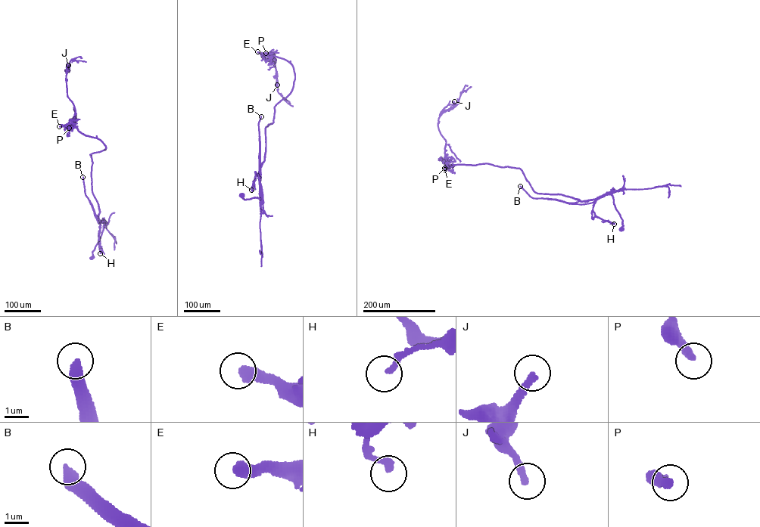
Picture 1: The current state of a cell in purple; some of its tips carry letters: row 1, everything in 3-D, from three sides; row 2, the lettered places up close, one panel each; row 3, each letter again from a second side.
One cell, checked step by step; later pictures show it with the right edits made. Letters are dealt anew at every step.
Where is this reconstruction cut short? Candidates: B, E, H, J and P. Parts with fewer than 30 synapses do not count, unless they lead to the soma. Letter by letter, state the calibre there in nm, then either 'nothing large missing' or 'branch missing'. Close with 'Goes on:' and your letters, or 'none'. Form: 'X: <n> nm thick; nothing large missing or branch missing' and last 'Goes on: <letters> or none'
B: 460 nm thick; branch missing
E: 500 nm thick; nothing large missing
H: 260 nm thick; nothing large missing
J: 280 nm thick; branch missing
P: 340 nm thick; nothing large missing
Goes on: B, J

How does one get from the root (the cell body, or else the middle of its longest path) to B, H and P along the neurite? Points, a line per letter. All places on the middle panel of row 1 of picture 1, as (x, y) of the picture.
B: (241, 196), (245, 199), (261, 197), (258, 125), (261, 116)
H: (241, 196), (245, 199), (260, 198), (260, 180), (256, 175), (251, 190)
P: (241, 196), (260, 198), (265, 128), (294, 79), (291, 64), (266, 53)

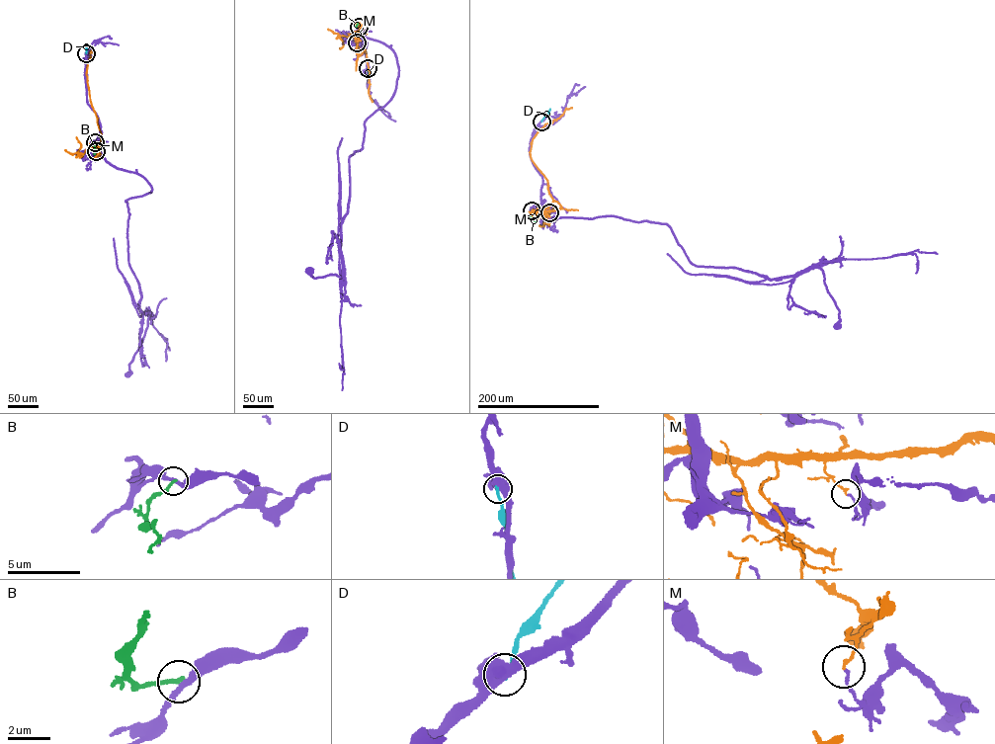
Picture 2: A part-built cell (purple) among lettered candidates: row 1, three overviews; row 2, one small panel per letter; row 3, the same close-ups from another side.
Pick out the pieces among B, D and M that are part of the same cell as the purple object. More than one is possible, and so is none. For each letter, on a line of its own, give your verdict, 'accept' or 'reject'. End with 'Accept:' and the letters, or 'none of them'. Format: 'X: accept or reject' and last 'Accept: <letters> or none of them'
B: reject
D: reject
M: reject
Accept: none of them

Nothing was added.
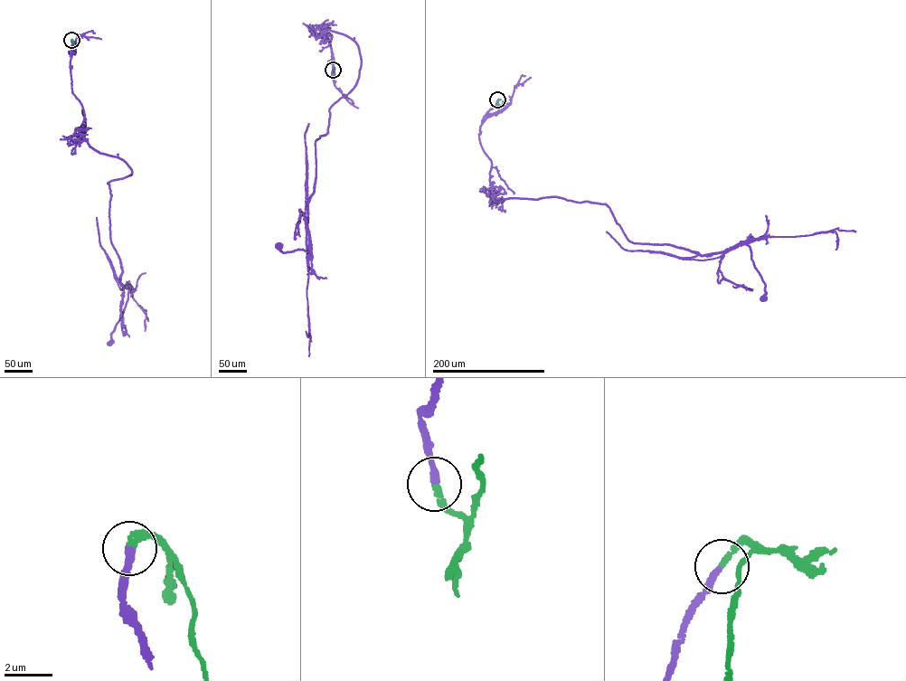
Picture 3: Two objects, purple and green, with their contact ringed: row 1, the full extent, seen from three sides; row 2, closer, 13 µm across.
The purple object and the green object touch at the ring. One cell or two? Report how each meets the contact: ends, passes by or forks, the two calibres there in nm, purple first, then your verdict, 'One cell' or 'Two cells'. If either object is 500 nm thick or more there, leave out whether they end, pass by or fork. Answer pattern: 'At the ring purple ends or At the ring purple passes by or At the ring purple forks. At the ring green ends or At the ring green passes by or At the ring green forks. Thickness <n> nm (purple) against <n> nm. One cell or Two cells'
At the ring purple ends. At the ring green ends. Thickness 280 nm (purple) against 240 nm. One cell

